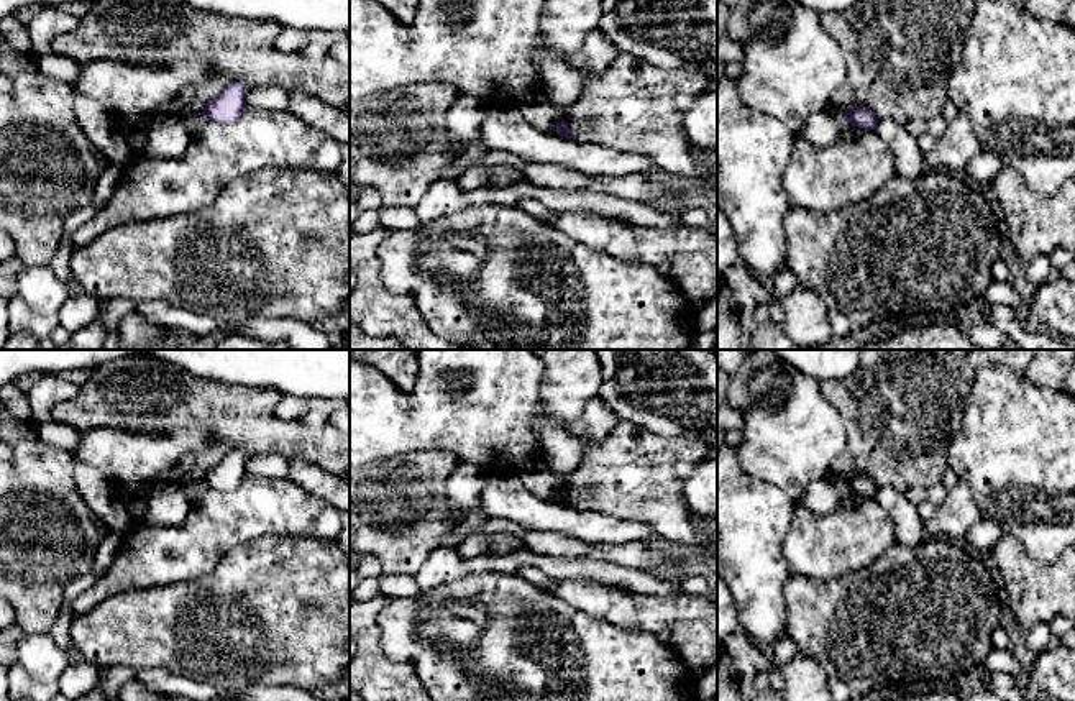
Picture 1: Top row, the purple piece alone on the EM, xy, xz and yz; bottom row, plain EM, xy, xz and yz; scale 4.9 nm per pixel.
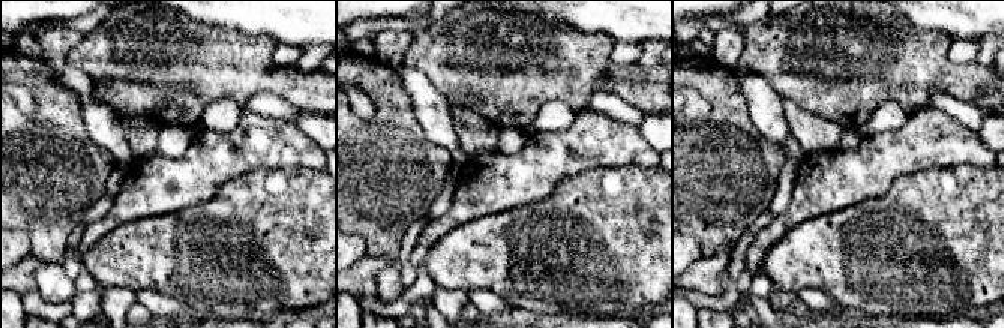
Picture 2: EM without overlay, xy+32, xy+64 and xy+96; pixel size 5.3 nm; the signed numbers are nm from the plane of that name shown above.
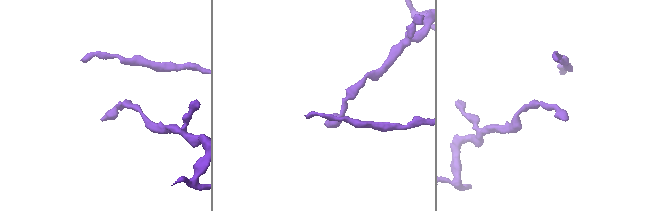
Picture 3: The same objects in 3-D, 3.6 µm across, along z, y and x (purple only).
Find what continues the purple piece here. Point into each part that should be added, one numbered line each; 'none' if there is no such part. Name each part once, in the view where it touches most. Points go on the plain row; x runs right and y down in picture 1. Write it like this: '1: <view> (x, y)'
none

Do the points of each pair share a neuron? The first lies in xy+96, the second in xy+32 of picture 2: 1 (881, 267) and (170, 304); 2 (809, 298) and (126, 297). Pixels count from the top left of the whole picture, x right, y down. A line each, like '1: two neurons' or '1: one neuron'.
1: two neurons
2: two neurons

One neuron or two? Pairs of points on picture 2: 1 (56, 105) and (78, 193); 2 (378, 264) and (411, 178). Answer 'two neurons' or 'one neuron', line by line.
1: one neuron
2: two neurons

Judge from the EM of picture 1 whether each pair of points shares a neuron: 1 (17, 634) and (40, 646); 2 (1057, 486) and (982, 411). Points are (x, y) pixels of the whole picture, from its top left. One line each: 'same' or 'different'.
1: different
2: same

